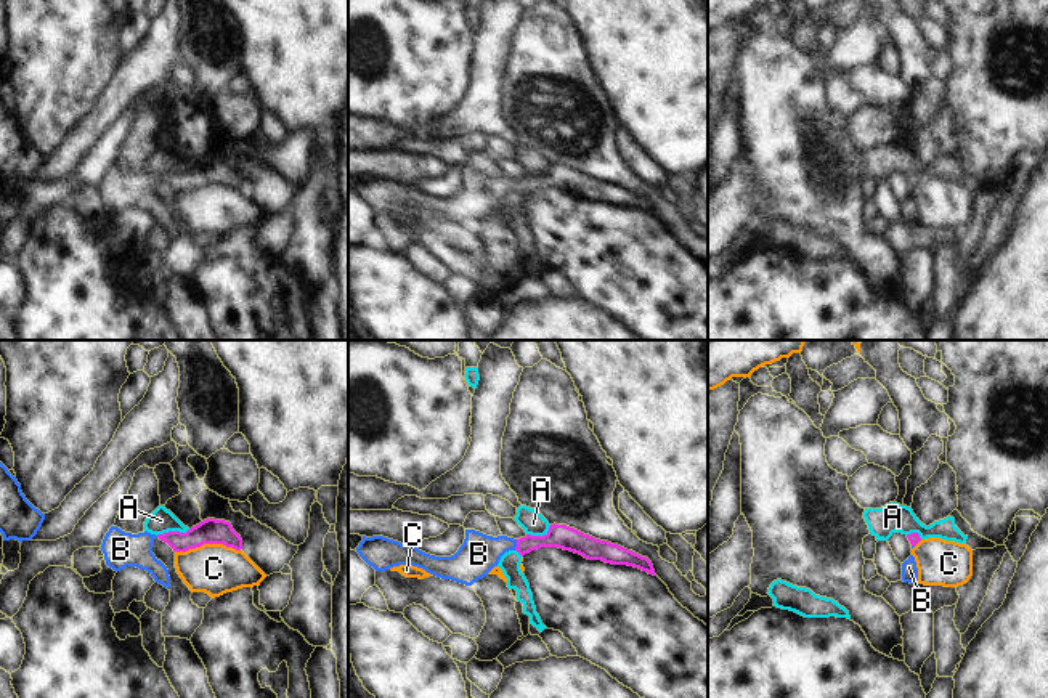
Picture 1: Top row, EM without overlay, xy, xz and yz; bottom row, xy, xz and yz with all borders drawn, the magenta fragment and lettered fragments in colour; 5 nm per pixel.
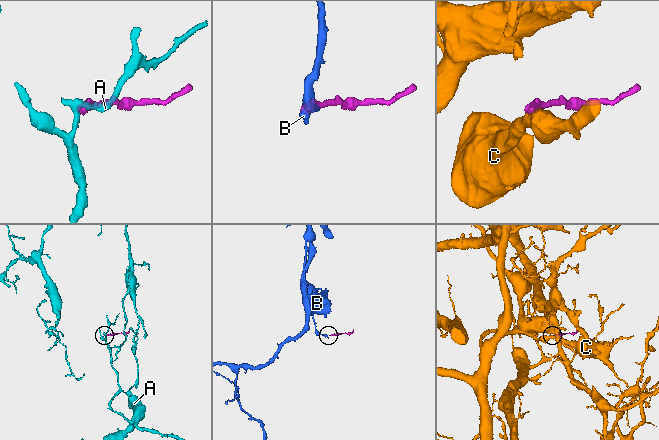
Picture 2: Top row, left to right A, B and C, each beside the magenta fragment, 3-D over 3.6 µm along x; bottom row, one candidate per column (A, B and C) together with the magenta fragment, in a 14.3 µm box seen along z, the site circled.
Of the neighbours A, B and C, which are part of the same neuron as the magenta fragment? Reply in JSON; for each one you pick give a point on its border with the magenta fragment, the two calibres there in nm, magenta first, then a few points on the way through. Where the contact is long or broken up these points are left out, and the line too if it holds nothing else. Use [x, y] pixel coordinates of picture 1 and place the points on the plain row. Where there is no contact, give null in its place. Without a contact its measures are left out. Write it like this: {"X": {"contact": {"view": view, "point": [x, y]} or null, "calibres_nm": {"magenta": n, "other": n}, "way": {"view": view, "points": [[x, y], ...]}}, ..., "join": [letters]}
{"B": {"contact": {"view": "xz", "point": [517, 185]}, "calibres_nm": {"magenta": 120, "other": 200}, "way": {"view": "xz", "points": [[562, 177], [517, 185], [501, 185], [479, 194]]}}, "join": ["B"]}

